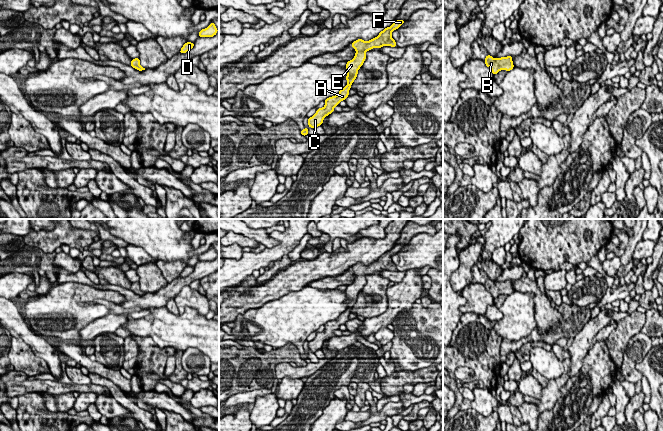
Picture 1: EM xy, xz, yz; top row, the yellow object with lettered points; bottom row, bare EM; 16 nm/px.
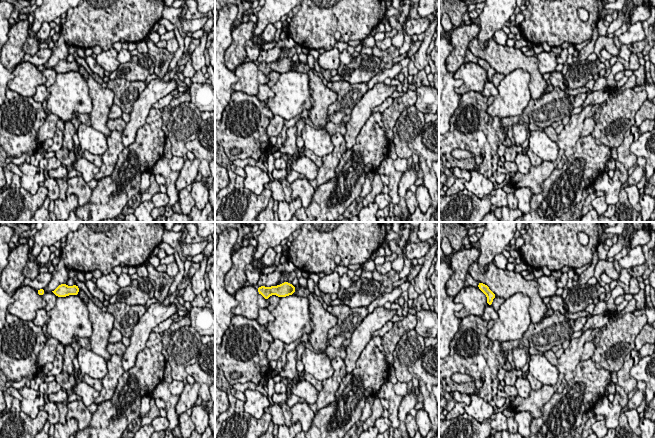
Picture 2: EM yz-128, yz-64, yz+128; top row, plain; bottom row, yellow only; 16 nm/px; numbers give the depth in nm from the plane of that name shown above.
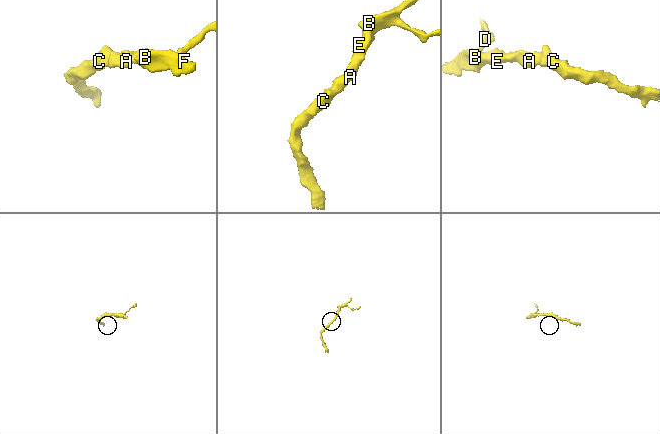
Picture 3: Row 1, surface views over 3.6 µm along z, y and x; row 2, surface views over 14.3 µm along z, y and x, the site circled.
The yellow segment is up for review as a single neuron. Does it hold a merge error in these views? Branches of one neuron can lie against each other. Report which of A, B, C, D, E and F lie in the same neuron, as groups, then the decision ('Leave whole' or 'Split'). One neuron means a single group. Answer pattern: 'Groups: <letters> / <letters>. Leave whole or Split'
Groups: A B C D E F. Leave whole

